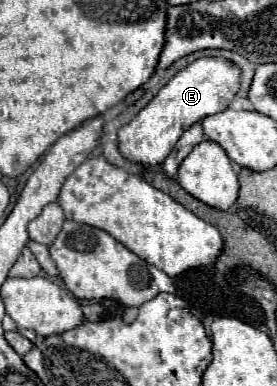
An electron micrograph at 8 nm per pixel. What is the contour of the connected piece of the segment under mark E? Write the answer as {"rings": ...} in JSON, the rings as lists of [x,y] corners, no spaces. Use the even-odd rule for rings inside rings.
{"rings":[[[205,57],[193,61],[189,67],[173,75],[171,81],[151,99],[147,107],[139,111],[137,117],[119,129],[119,153],[127,161],[141,165],[163,163],[185,129],[203,117],[221,113],[229,107],[239,89],[239,75],[241,71],[221,57]]]}

